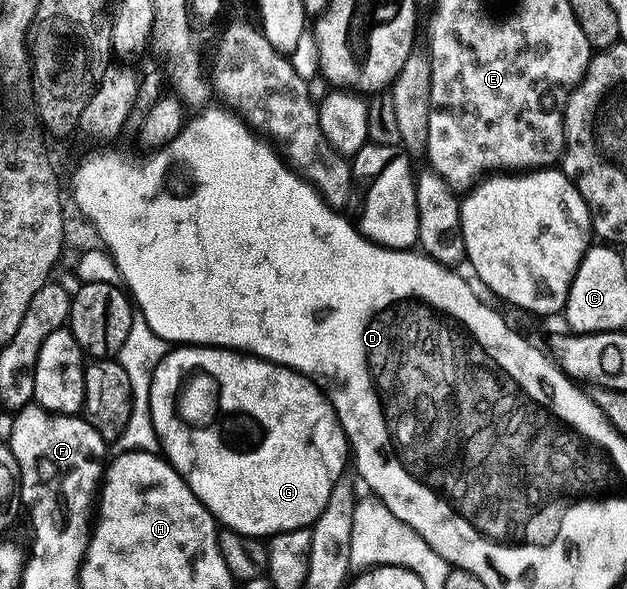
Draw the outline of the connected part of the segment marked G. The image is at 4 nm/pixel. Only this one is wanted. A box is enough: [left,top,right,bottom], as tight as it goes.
[150,344,348,536]

